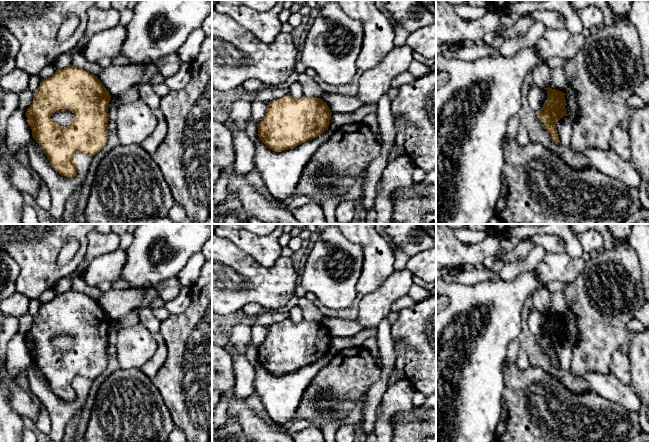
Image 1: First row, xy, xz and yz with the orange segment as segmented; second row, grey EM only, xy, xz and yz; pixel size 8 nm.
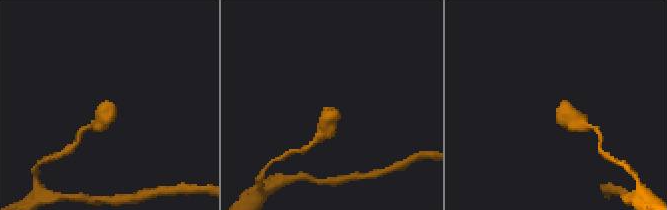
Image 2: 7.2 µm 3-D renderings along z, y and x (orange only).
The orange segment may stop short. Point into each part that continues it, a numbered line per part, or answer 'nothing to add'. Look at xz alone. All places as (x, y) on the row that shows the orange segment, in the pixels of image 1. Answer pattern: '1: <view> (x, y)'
nothing to add

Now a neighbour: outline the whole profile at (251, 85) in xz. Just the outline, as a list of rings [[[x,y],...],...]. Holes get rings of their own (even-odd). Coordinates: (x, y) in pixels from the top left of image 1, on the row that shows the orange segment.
[[[250,78],[242,84],[242,87],[248,92],[255,92],[255,91],[259,91],[262,85],[263,85],[262,82],[259,81],[258,79]]]

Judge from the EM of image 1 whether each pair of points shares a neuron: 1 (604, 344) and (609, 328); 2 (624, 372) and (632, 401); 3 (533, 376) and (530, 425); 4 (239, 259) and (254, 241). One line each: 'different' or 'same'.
1: same
2: different
3: same
4: different

